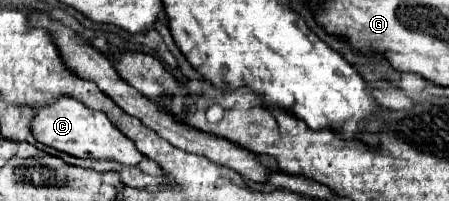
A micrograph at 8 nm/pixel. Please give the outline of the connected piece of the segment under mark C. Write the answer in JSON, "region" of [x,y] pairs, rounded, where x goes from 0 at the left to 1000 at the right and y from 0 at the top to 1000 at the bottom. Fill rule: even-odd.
{"region":[[[131,488],[114,527],[82,537],[78,587],[69,617],[69,647],[82,687],[82,706],[114,726],[131,756],[171,776],[171,786],[212,786],[212,796],[256,796],[278,826],[305,826],[318,776],[310,746],[296,726],[287,687],[278,687],[252,617],[247,597],[216,547],[198,547],[189,517],[180,517],[167,488]]]}

